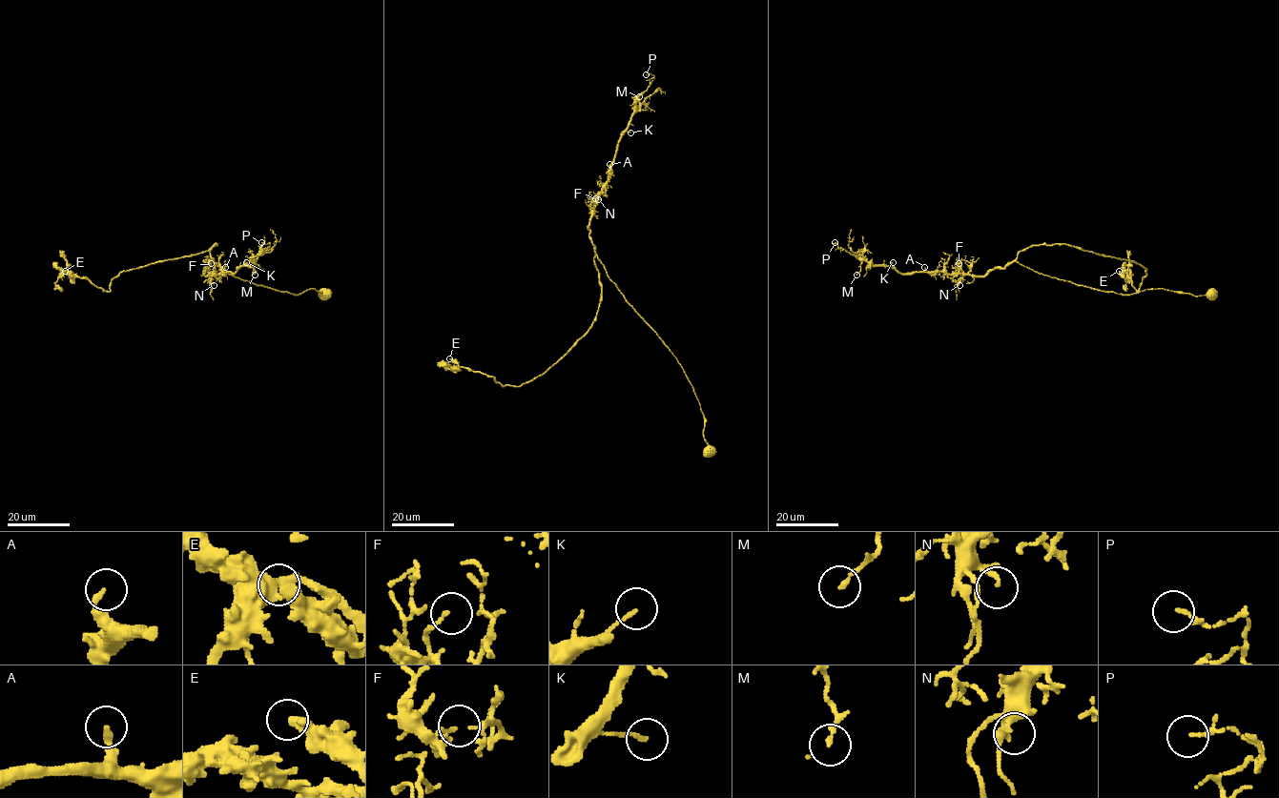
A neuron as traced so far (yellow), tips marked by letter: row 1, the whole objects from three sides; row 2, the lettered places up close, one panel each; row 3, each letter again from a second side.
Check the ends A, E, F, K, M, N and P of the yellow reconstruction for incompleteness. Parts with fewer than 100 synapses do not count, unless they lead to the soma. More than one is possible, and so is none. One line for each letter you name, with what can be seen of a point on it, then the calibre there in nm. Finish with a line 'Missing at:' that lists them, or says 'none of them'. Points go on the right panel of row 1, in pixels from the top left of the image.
Missing at: none of them

